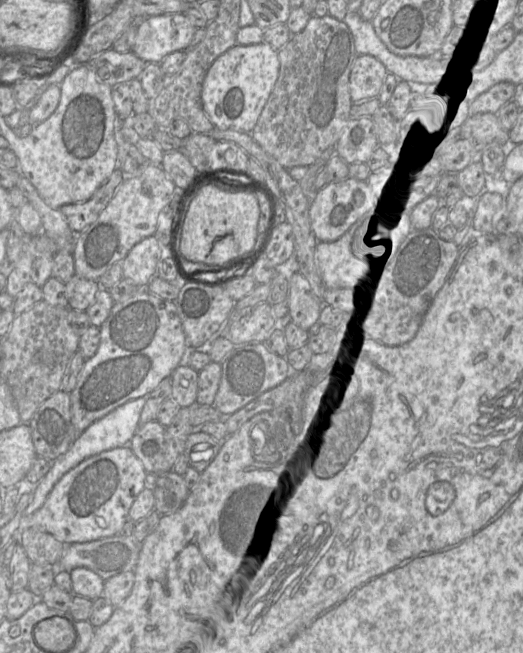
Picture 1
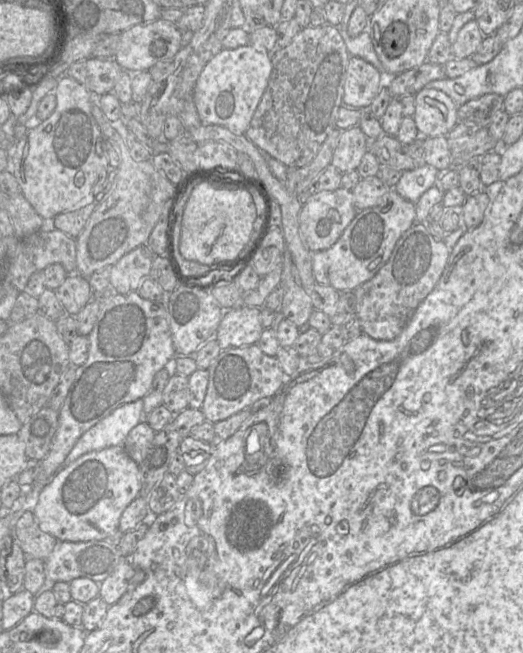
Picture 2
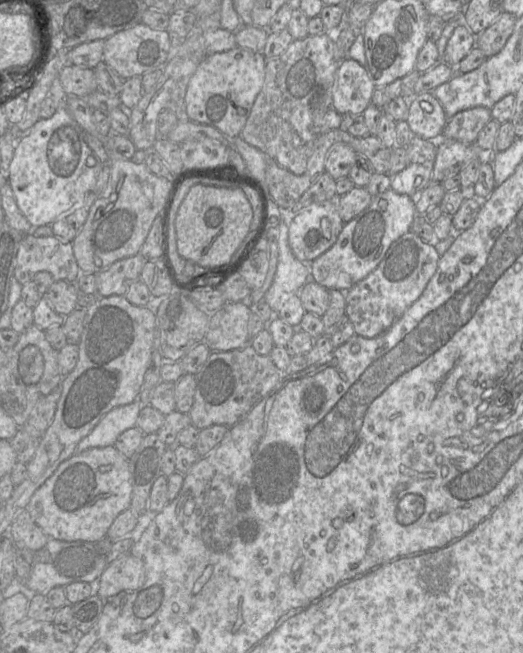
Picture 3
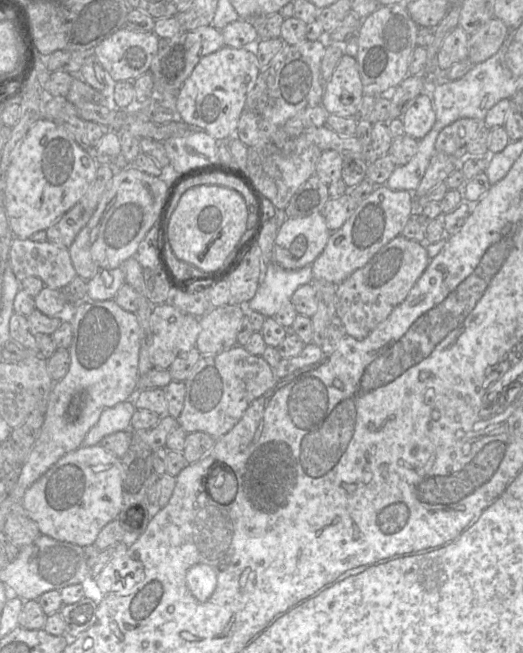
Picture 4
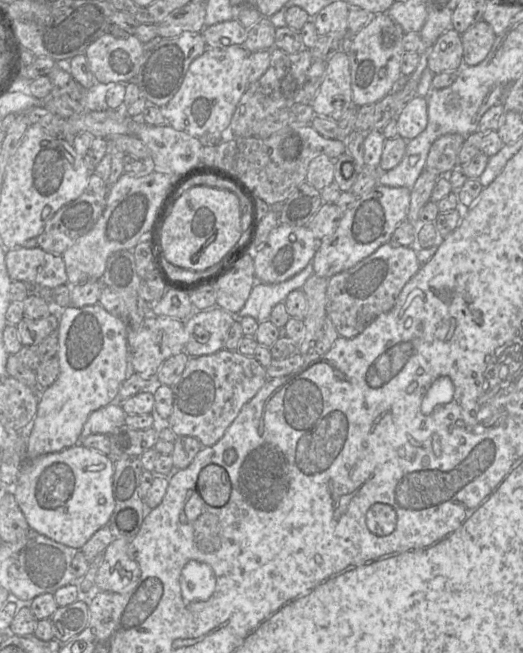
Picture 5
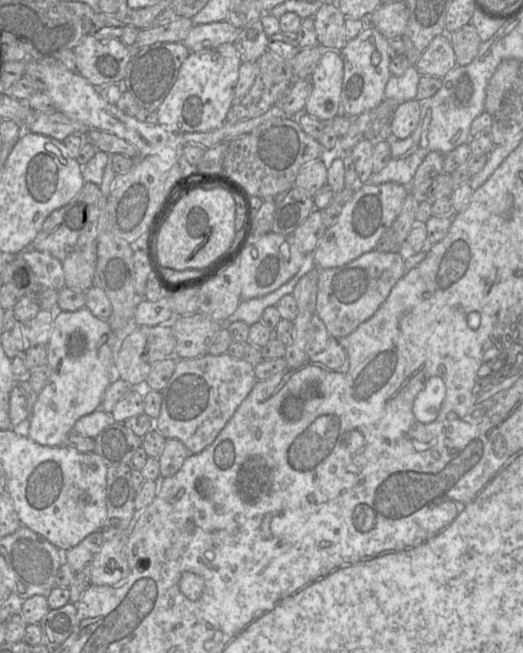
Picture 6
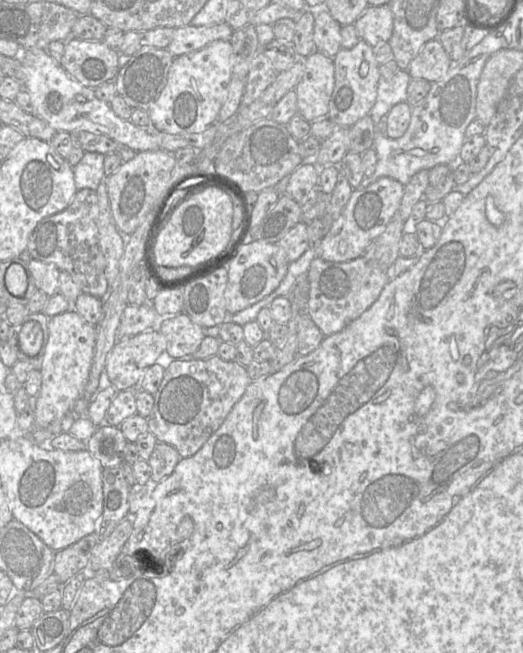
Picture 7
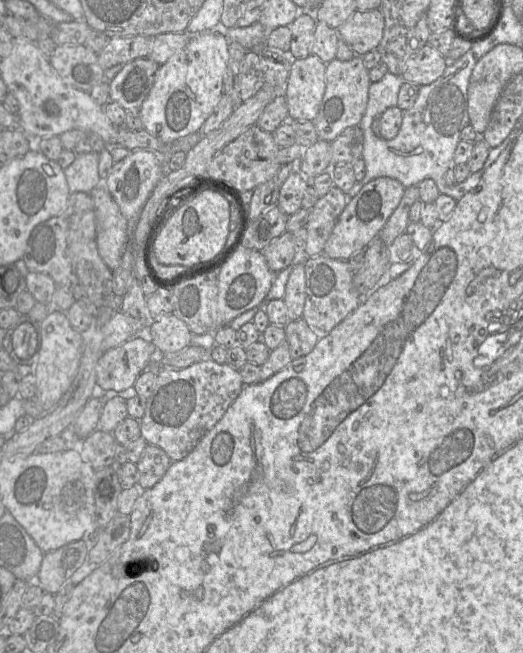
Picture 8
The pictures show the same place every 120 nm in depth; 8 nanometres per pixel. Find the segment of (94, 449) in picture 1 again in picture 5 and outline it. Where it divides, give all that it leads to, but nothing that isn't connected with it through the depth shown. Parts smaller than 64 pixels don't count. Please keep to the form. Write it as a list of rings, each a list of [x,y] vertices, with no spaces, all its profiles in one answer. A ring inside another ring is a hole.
[[[112,402],[90,414],[80,434],[80,442],[93,434],[109,435],[125,424],[122,402]]]

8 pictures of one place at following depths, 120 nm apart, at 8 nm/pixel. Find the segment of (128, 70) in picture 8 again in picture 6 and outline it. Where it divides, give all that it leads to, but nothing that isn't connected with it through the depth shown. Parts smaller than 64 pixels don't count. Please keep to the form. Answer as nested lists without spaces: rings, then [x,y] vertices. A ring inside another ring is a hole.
[[[181,42],[155,43],[139,48],[130,46],[132,55],[122,88],[128,91],[140,108],[150,112],[156,112],[173,86],[182,63],[190,55],[191,51]]]

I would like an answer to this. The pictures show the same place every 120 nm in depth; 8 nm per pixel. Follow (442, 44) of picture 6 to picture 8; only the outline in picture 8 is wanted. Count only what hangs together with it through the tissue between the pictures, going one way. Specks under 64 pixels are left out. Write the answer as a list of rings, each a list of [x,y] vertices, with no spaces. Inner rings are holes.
[[[430,44],[424,45],[406,63],[402,78],[419,86],[438,79],[448,66],[448,59]]]

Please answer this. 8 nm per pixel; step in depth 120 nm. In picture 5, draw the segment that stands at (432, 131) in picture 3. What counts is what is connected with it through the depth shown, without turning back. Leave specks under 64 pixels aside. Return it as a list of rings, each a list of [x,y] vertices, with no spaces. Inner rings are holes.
[[[416,95],[397,117],[398,136],[412,140],[422,133],[428,124],[427,98]]]

